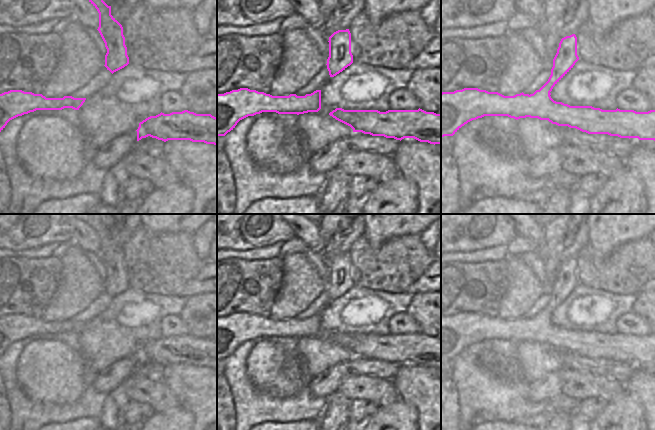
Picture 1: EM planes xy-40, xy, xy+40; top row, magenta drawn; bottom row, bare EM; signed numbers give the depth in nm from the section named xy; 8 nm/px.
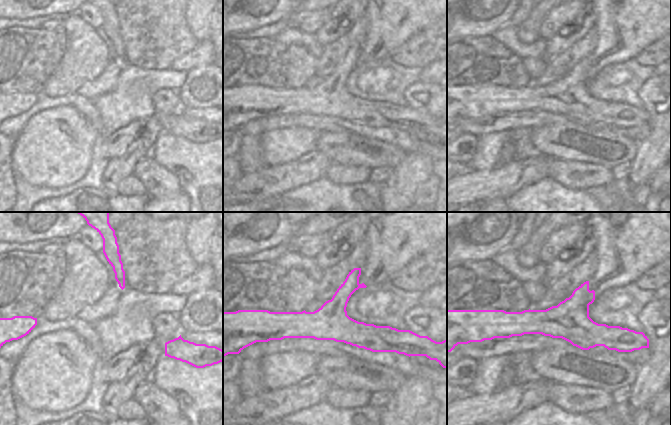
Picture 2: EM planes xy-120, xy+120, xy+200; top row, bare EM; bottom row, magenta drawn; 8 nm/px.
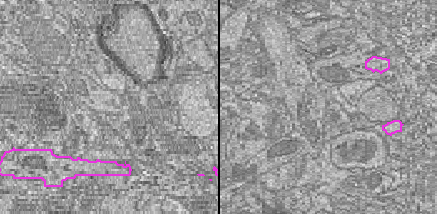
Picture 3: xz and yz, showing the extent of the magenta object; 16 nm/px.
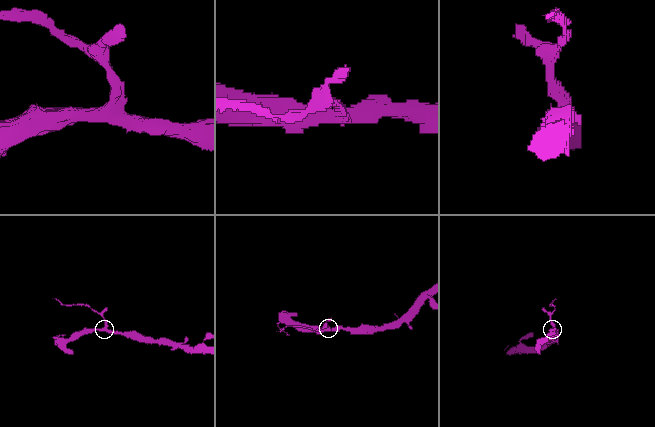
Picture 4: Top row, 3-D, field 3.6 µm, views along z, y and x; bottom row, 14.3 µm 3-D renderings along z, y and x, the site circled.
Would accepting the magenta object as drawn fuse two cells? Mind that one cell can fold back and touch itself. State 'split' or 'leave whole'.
split

